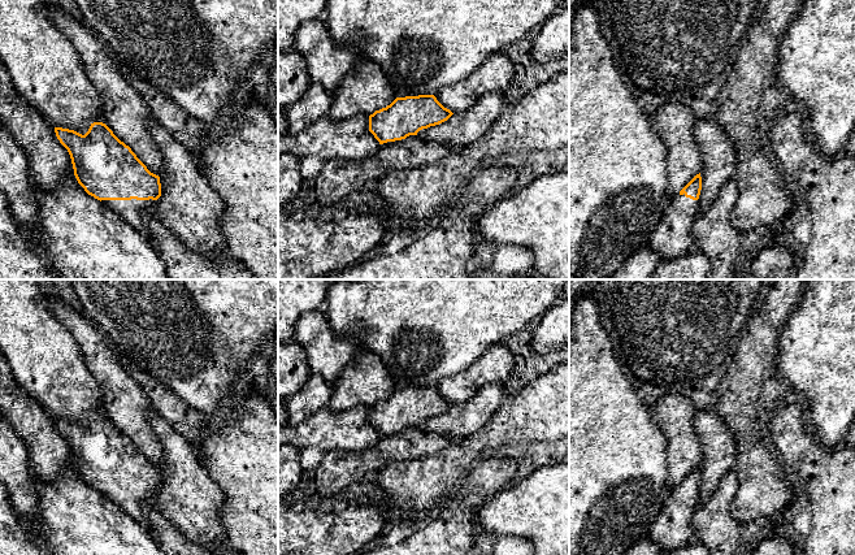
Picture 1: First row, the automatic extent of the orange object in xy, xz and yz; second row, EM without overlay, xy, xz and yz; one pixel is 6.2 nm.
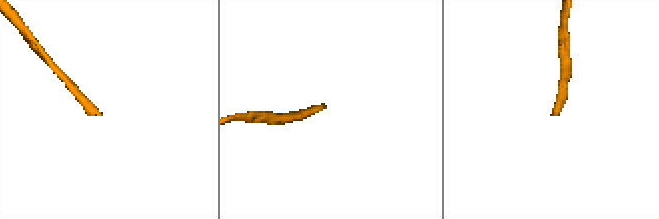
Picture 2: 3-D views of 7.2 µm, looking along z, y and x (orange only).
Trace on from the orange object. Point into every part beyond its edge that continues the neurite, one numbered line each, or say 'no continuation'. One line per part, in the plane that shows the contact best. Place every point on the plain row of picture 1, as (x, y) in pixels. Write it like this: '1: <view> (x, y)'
1: xy (131, 502)

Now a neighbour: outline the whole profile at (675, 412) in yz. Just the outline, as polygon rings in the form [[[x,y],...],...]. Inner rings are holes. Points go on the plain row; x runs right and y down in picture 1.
[[[668,393],[655,404],[654,417],[665,438],[664,499],[702,460],[702,446],[694,430],[695,407],[683,393]]]

